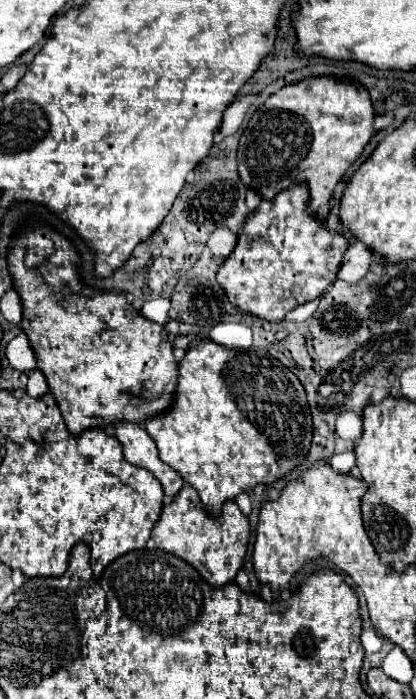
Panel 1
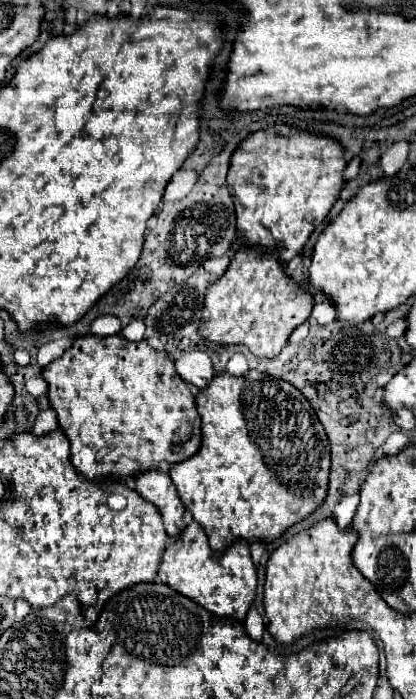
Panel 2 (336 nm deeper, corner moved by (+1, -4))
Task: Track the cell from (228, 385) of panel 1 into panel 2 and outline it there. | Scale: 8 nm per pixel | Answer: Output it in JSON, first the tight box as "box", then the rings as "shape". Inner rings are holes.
{"box":[171,369,329,551],"shape":[[[251,369],[243,377],[217,373],[213,381],[197,393],[197,411],[201,415],[201,447],[199,451],[171,465],[171,479],[177,493],[193,519],[205,529],[213,551],[227,549],[235,539],[271,541],[287,527],[311,515],[327,495],[329,481],[329,441],[309,401],[297,387],[283,379],[269,377]]]}

